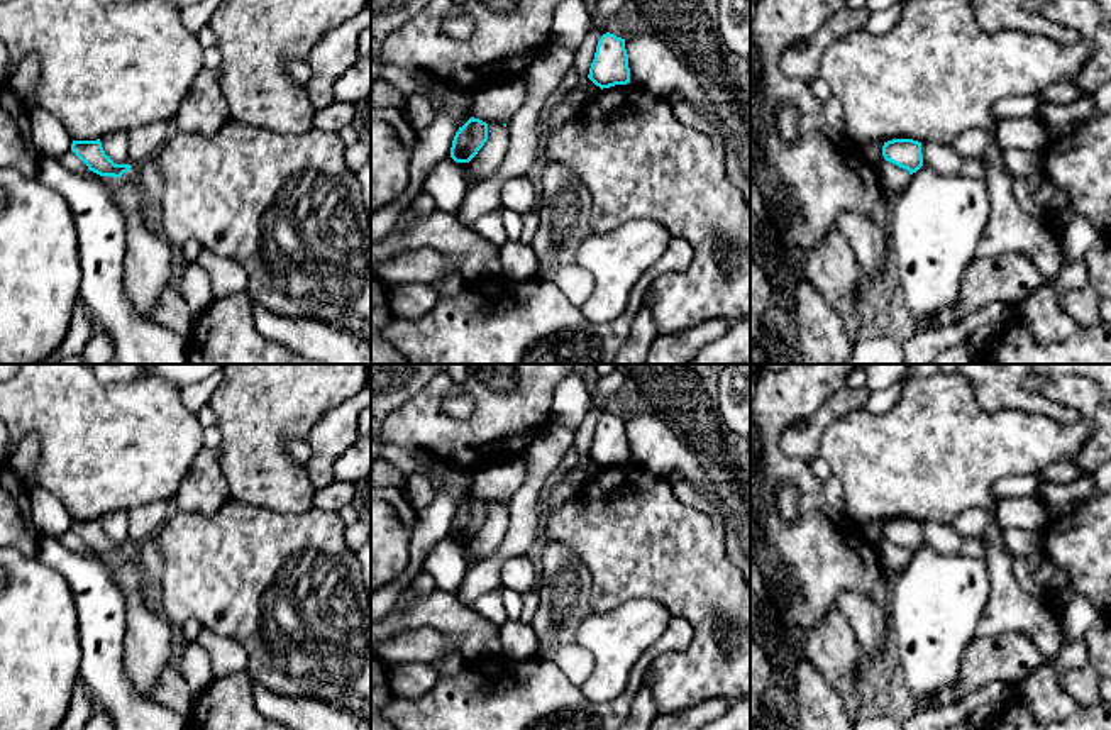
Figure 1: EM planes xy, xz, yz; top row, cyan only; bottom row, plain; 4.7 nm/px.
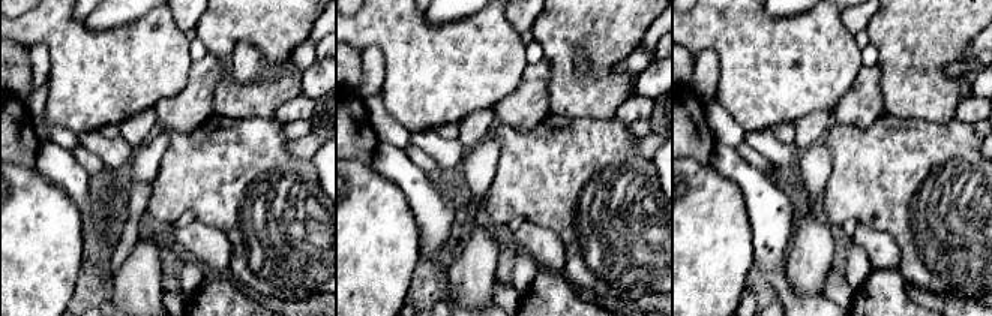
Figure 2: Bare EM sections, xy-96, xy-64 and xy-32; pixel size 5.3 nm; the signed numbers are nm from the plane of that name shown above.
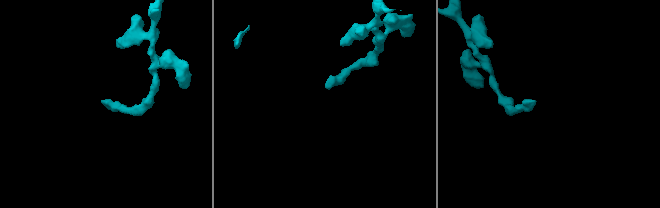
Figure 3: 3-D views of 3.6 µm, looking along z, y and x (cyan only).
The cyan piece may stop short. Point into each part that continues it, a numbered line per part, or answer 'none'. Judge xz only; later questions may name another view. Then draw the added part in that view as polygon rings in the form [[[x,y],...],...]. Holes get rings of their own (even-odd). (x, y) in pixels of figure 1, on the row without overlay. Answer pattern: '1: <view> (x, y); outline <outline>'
none

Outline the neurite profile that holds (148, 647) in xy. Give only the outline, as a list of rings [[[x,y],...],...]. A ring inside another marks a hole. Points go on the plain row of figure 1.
[[[129,549],[119,559],[112,578],[127,608],[124,664],[134,689],[146,698],[159,684],[159,676],[173,659],[169,622],[151,605],[151,591]]]

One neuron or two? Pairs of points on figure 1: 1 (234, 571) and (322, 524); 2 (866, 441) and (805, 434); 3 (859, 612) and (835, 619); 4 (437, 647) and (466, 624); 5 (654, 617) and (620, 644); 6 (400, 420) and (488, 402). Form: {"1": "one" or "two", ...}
{"1": "one", "2": "two", "3": "two", "4": "two", "5": "one", "6": "one"}

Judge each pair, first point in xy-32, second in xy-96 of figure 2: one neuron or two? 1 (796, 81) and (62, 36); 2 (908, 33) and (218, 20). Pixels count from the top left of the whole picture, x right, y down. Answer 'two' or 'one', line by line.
1: one
2: one

